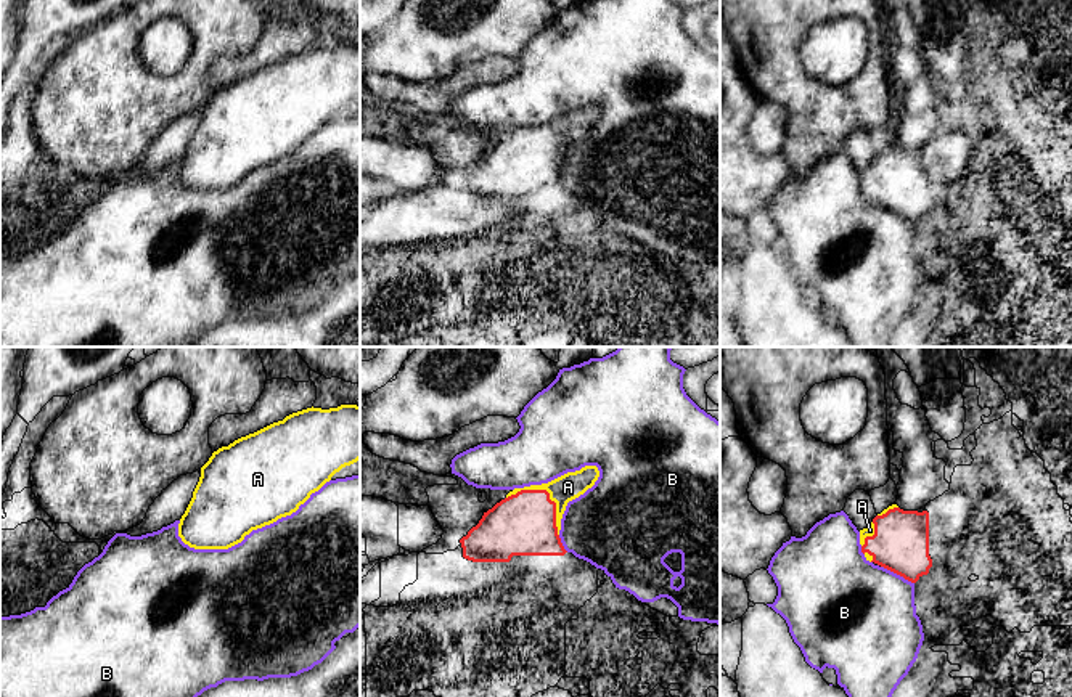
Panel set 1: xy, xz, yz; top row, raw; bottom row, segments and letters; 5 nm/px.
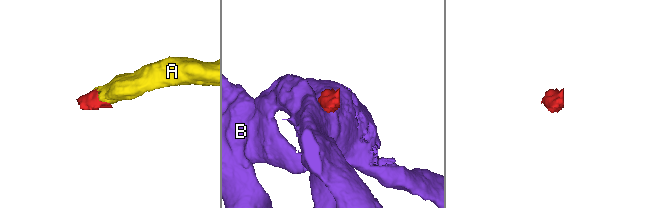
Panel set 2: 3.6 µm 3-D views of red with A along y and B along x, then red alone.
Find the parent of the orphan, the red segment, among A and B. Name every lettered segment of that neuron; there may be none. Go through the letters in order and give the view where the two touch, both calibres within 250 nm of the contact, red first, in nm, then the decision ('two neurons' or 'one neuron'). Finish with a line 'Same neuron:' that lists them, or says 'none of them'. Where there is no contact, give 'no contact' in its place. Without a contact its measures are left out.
A: contact in xz; calibres 320 and 140 nm; one neuron
B: contact in yz; calibres 280 and 480 nm; two neurons
Same neuron: A

